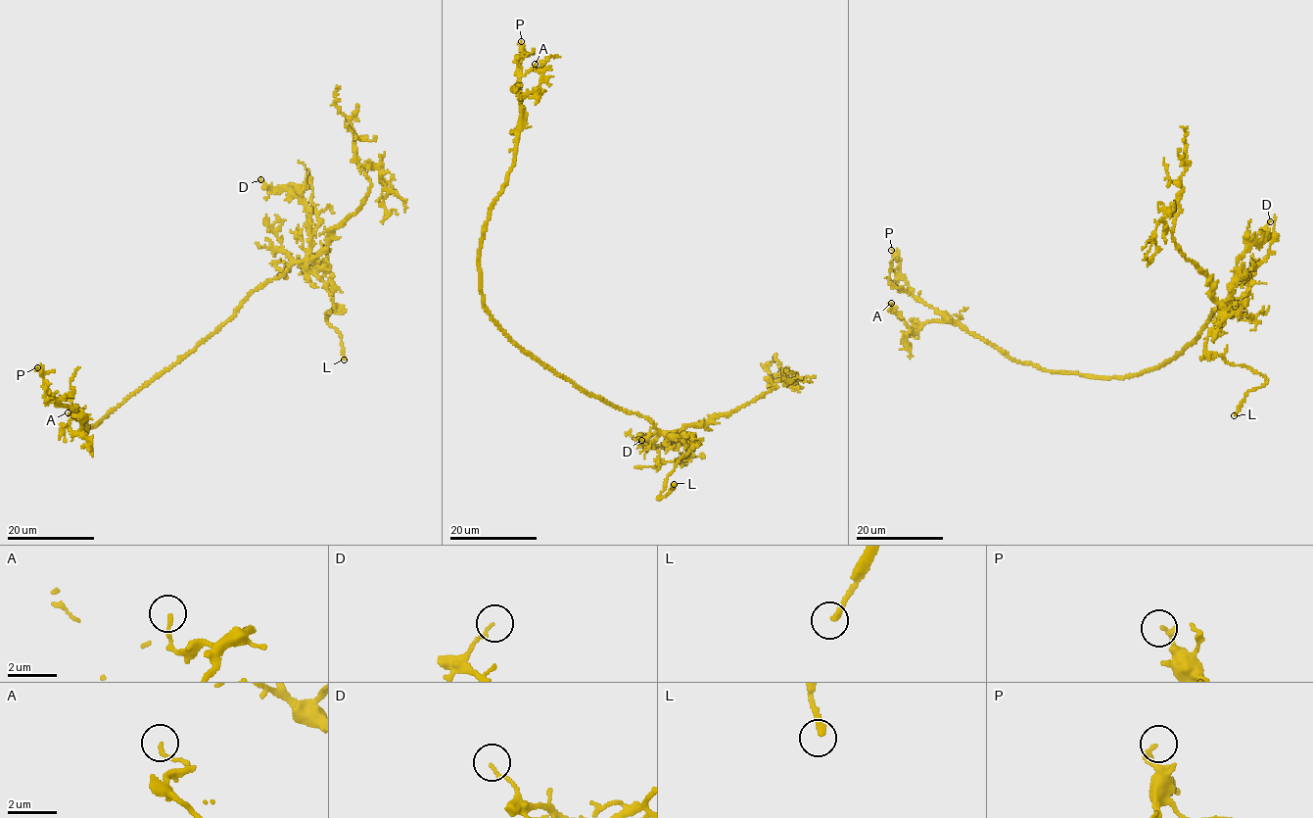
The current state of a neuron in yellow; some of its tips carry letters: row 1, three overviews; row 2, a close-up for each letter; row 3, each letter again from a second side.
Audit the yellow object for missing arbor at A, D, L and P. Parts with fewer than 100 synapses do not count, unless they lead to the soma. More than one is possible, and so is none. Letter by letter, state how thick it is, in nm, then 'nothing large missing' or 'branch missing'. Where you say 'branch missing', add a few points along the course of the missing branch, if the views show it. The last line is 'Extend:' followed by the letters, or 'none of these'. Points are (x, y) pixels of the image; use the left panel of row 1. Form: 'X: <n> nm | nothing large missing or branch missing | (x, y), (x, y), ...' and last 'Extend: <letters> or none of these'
A: 140 nm | nothing large missing
D: 130 nm | nothing large missing
L: 240 nm | branch missing
P: 190 nm | nothing large missing
Extend: L

